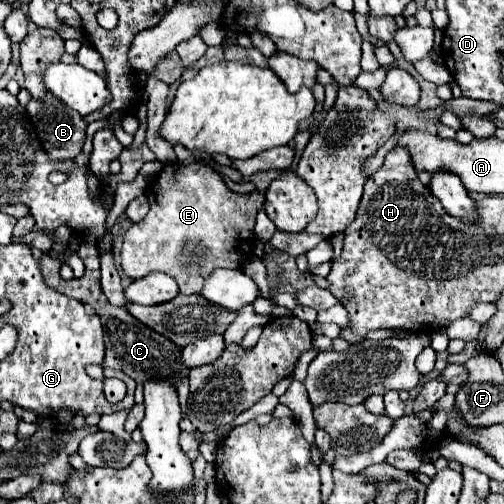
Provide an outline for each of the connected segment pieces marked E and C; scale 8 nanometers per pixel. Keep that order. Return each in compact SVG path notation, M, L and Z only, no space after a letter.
M168 163L168 165L164 165L166 169L164 171L160 171L150 183L148 183L148 187L146 187L146 197L148 197L148 201L150 201L150 211L148 211L148 215L140 221L140 223L134 223L126 233L124 233L124 245L122 245L122 269L124 269L124 273L128 275L128 277L132 277L132 279L140 279L140 277L144 277L144 275L148 275L148 273L152 273L152 271L162 271L162 273L168 273L170 277L174 277L176 279L176 283L178 283L178 287L180 287L180 293L184 293L184 295L200 295L200 289L204 287L204 281L208 279L208 273L212 273L212 271L216 271L216 269L220 269L220 267L226 267L226 269L240 269L246 261L248 261L248 257L250 257L250 253L254 251L254 245L256 245L256 237L254 237L254 223L256 223L256 213L262 209L262 205L264 205L264 195L260 193L260 191L252 191L250 195L244 195L244 193L234 193L234 191L230 191L228 189L228 185L224 183L224 179L220 177L220 173L216 173L212 167L208 167L208 165L180 165L180 163Z
M82 241L80 259L84 261L86 271L84 271L84 275L80 279L70 279L70 281L64 281L60 277L61 262L54 259L54 257L50 257L48 253L40 259L38 265L40 265L40 271L42 271L44 283L48 287L56 289L58 293L66 293L68 297L74 297L74 299L78 299L82 303L88 303L100 315L102 325L104 325L104 339L106 339L104 365L110 367L110 369L124 371L136 383L144 383L144 381L150 381L150 379L162 379L162 381L176 383L176 373L186 373L188 375L188 369L180 363L182 349L178 345L172 345L170 339L166 339L164 335L152 331L144 323L136 321L126 309L114 307L114 305L108 303L108 299L106 299L106 295L104 295L104 291L100 287L100 255L98 255L96 245L92 245L92 241Z

